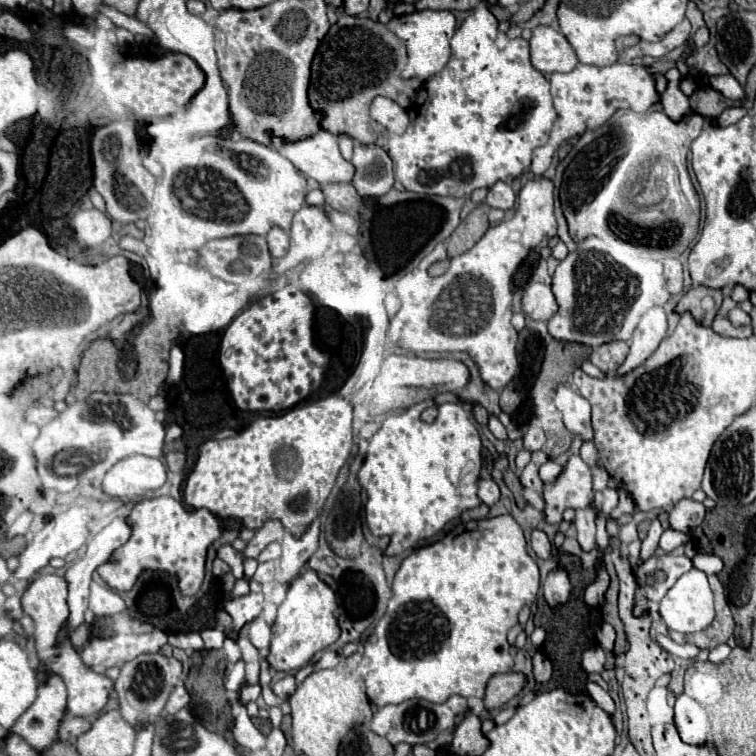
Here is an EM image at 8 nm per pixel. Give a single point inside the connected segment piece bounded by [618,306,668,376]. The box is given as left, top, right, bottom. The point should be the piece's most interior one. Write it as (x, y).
(652, 328)

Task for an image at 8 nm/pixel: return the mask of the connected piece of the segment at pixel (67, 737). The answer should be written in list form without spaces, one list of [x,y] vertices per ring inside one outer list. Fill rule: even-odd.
[[[66,716],[58,728],[58,742],[72,742],[80,734],[84,734],[88,728],[90,728],[90,720],[78,718],[78,716]]]

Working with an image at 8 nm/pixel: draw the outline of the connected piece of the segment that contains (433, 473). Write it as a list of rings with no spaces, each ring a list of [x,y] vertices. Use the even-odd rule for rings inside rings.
[[[424,400],[416,406],[410,406],[398,414],[388,416],[380,430],[370,438],[370,448],[364,458],[364,464],[358,472],[360,486],[368,494],[366,502],[366,524],[374,536],[390,536],[390,544],[384,550],[384,556],[398,556],[404,550],[412,548],[418,540],[432,538],[438,534],[452,518],[458,518],[464,510],[476,508],[482,504],[478,498],[478,480],[482,468],[482,444],[476,426],[470,422],[466,410],[460,404],[442,404],[438,406],[438,416],[434,422],[420,420],[420,414],[434,406],[432,400]]]

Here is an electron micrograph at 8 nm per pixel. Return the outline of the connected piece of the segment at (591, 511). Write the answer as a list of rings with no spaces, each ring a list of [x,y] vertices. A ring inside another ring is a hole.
[[[594,504],[588,508],[576,510],[574,526],[578,530],[578,542],[584,550],[596,548],[596,516],[598,516],[598,512],[596,512]]]

